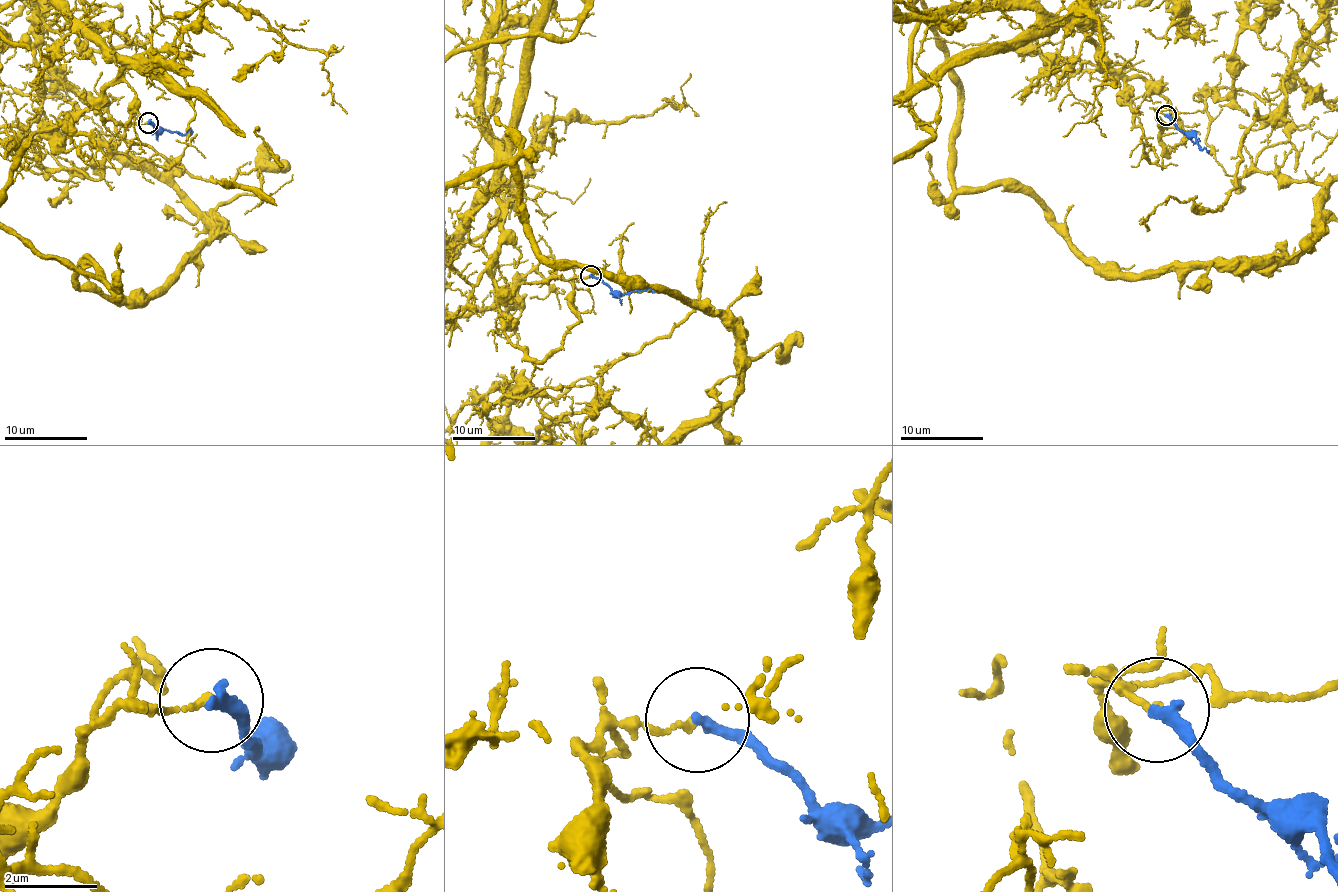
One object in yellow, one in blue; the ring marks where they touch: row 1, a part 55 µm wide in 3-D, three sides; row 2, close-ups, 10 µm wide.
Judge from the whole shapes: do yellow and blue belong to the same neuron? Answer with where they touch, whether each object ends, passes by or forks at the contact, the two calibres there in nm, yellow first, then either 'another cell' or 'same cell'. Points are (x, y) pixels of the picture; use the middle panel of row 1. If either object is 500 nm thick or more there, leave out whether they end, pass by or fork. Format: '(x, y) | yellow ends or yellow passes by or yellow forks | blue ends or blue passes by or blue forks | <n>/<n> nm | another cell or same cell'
(591, 275) | yellow ends | blue ends | 120/260 nm | another cell

